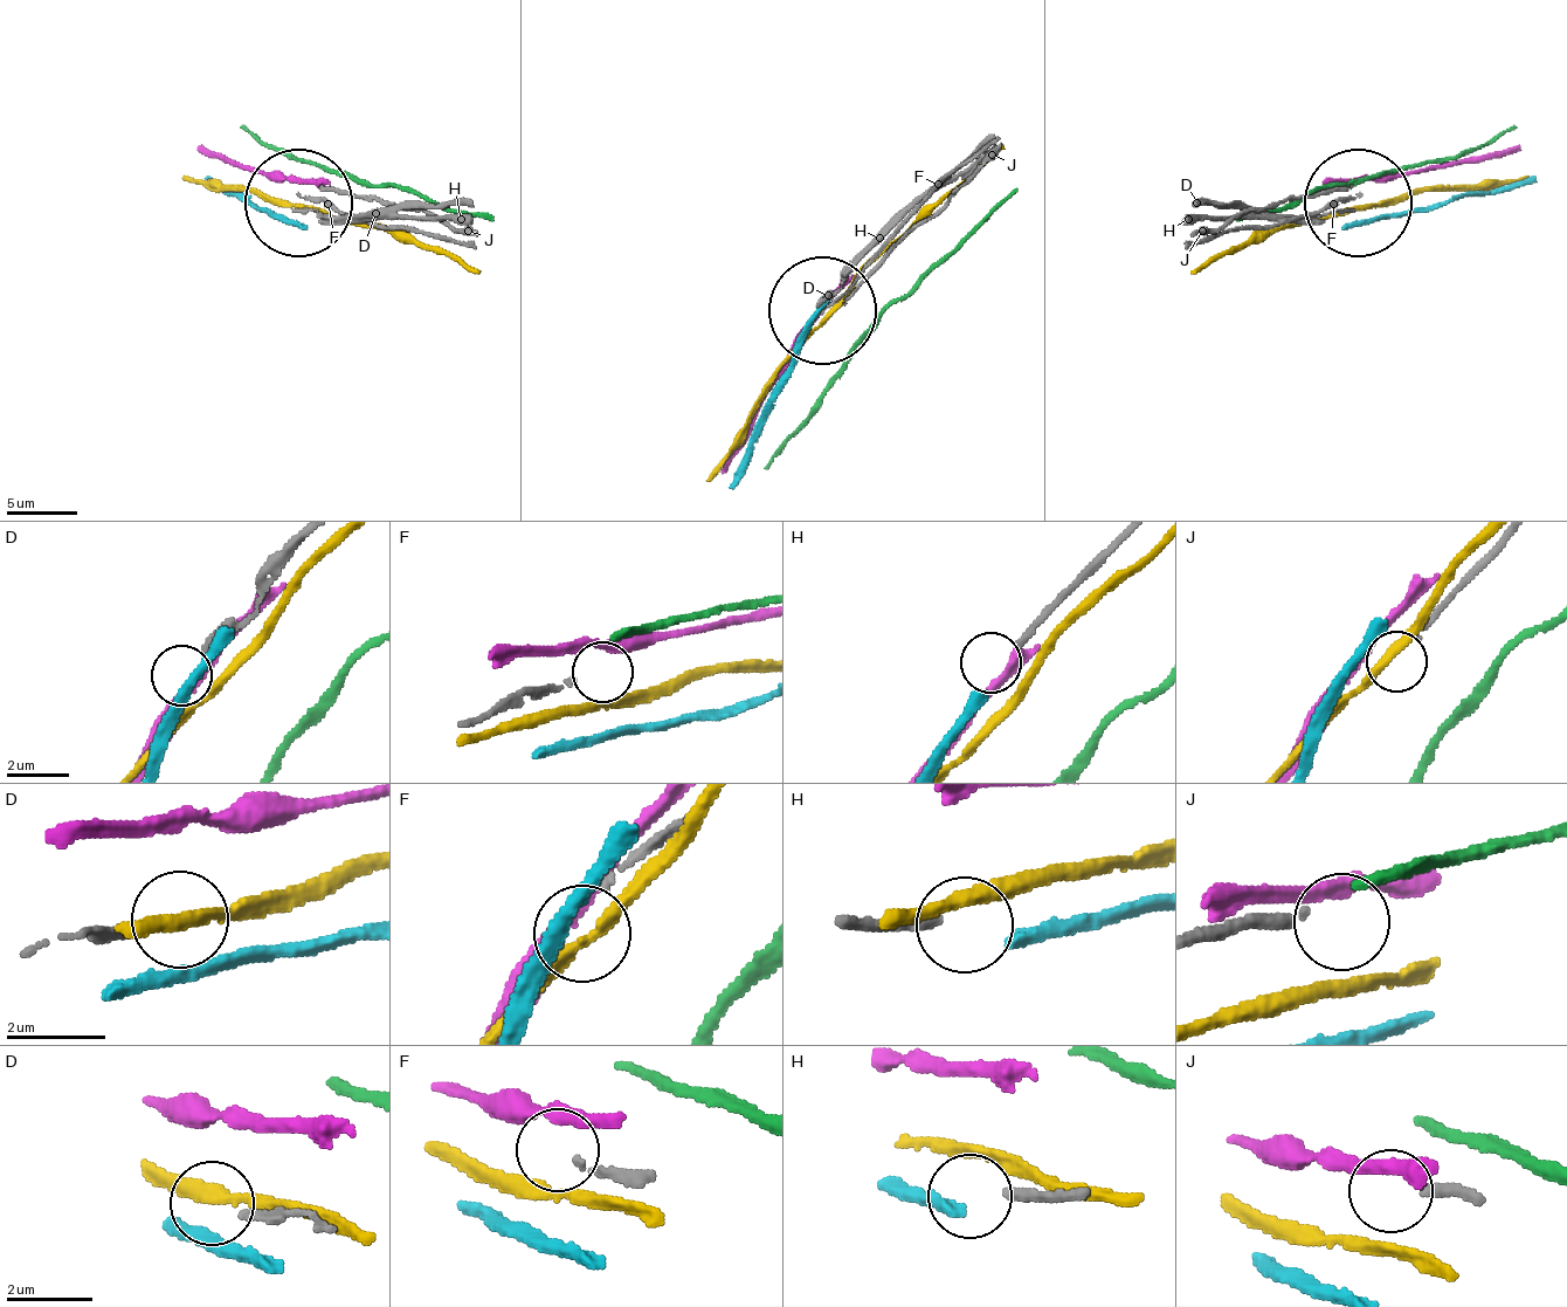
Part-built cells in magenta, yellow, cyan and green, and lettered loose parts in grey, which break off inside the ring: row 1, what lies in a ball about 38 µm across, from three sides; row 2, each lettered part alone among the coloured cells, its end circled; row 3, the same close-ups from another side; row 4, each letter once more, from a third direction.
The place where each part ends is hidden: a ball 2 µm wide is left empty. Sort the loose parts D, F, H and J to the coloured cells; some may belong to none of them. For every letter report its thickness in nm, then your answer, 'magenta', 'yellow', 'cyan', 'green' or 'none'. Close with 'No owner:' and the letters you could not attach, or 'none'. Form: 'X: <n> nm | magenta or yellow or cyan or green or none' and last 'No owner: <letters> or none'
D: 200 nm | none
F: 120 nm | none
H: 240 nm | none
J: 180 nm | none
No owner: D, F, H, J

